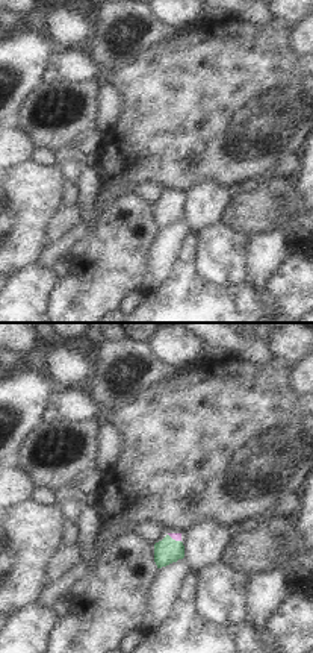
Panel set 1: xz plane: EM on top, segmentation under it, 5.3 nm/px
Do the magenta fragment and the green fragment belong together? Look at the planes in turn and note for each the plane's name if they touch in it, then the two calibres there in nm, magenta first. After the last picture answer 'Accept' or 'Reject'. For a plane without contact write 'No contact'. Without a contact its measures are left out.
Touches magenta in xz. Thickness 50 nm (magenta) against 140 nm.

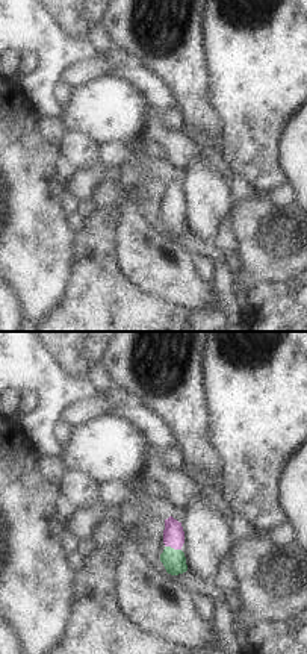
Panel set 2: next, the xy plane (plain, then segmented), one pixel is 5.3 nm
Touches magenta in xy. Thickness 110 nm (magenta) against 120 nm.

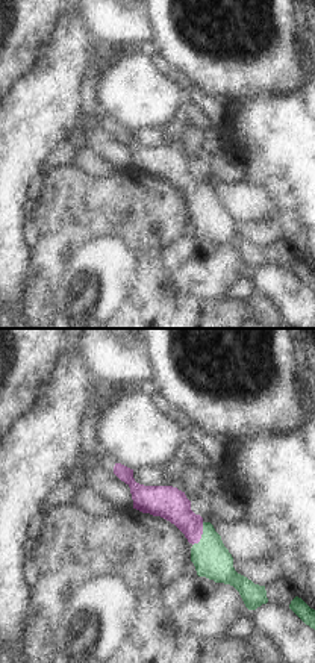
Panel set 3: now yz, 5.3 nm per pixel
Touches magenta in yz. Thickness 170 nm (magenta) against 190 nm.

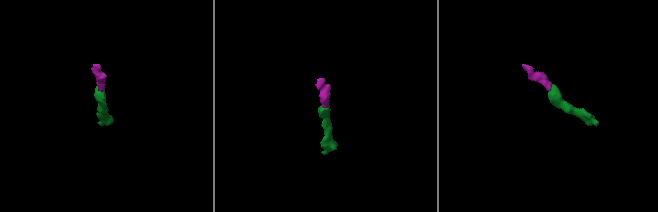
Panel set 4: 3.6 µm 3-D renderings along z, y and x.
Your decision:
Accept.

